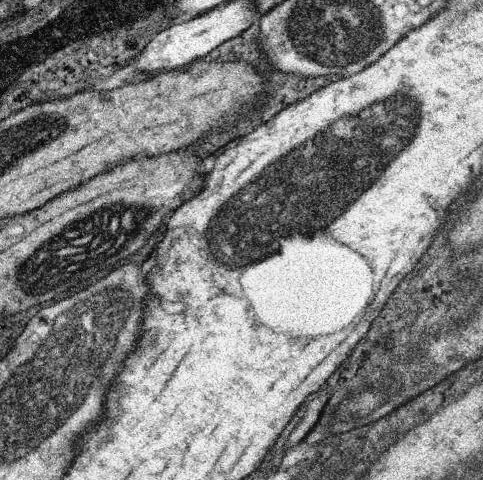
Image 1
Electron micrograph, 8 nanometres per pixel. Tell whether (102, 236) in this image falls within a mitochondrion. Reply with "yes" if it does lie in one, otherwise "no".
yes

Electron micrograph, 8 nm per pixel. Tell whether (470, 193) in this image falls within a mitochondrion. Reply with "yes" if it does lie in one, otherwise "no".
no

